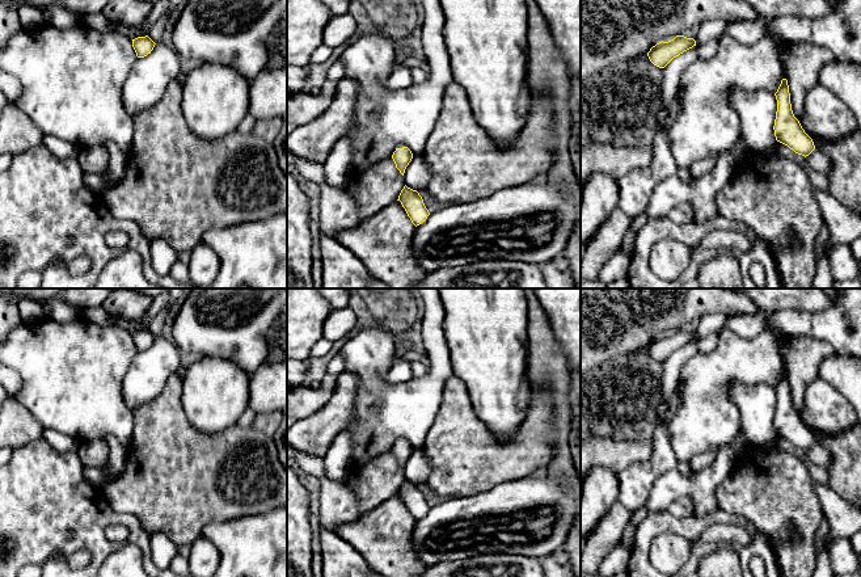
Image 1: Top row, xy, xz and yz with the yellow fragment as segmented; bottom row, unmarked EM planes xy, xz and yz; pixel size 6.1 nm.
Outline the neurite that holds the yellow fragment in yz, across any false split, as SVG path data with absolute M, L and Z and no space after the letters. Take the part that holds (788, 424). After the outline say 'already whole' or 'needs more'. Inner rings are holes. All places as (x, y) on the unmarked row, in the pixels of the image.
M786 372L781 374L775 389L777 393L777 405L773 420L776 434L788 439L798 448L805 451L809 450L815 443L815 439L793 408Z | already whole

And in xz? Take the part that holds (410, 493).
M406 479L401 484L397 494L401 496L408 510L415 521L422 518L430 509L419 487L408 481Z | already whole

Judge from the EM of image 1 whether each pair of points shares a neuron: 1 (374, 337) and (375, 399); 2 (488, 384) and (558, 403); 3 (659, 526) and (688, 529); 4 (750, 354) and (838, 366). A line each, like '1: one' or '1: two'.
1: one
2: two
3: one
4: two

